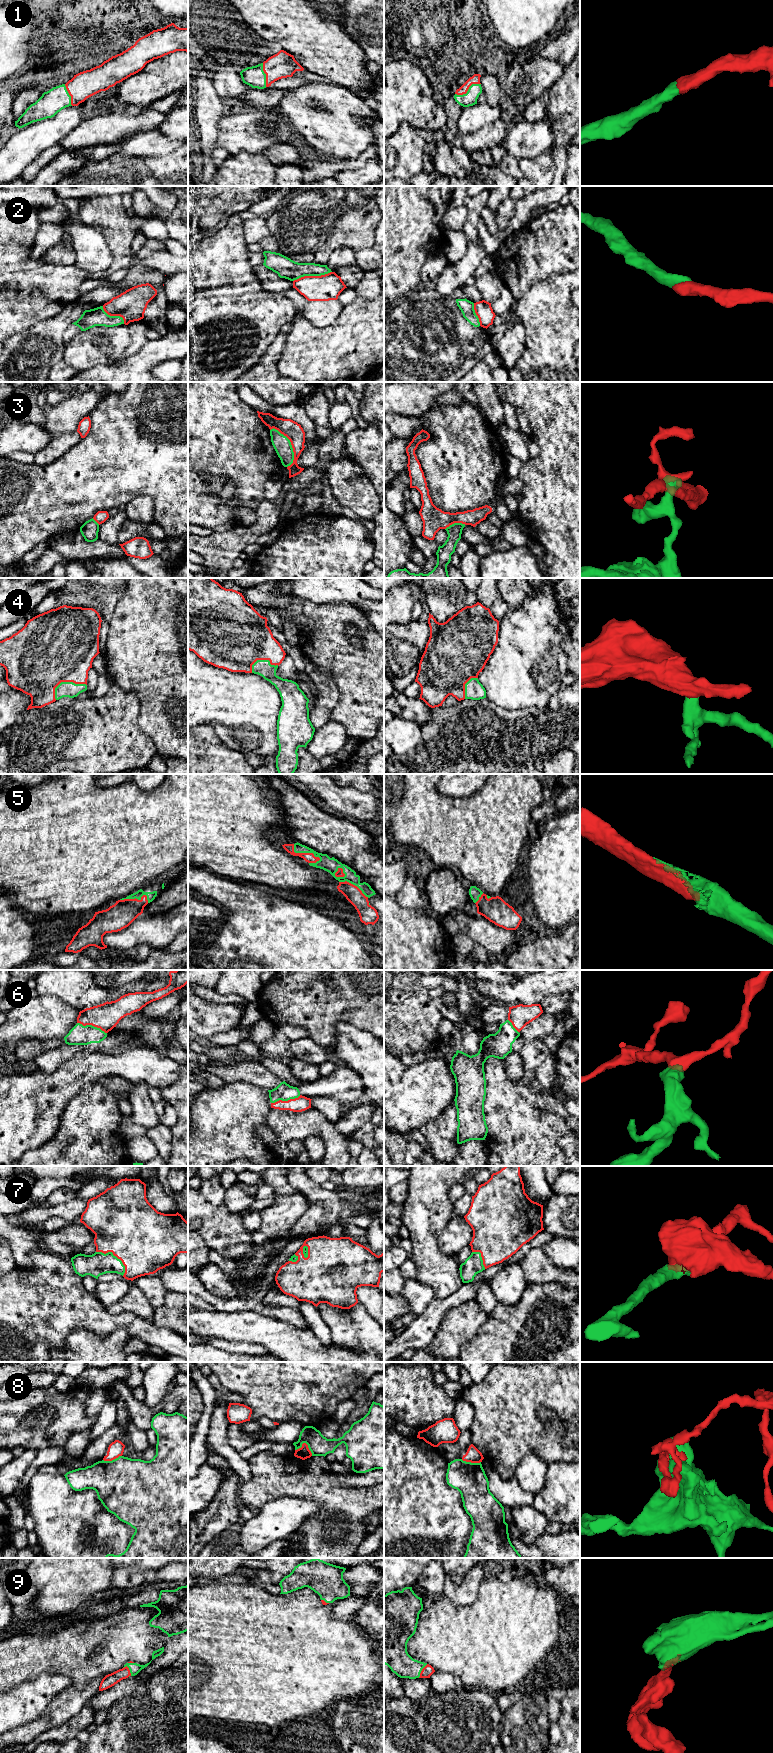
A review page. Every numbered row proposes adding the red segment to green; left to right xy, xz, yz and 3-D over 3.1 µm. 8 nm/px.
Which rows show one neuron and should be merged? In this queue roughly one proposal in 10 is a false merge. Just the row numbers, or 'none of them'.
1, 2, 4, 5, 6, 7, 9

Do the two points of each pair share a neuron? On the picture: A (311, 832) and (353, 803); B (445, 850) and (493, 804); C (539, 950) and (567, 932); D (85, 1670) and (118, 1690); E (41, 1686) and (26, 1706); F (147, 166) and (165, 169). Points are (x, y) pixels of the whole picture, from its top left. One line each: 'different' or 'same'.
A: different
B: same
C: same
D: different
E: same
F: same

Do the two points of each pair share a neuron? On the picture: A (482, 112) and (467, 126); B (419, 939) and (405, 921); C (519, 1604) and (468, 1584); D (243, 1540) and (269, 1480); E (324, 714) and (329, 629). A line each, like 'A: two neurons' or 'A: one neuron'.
A: one neuron
B: one neuron
C: two neurons
D: two neurons
E: two neurons

